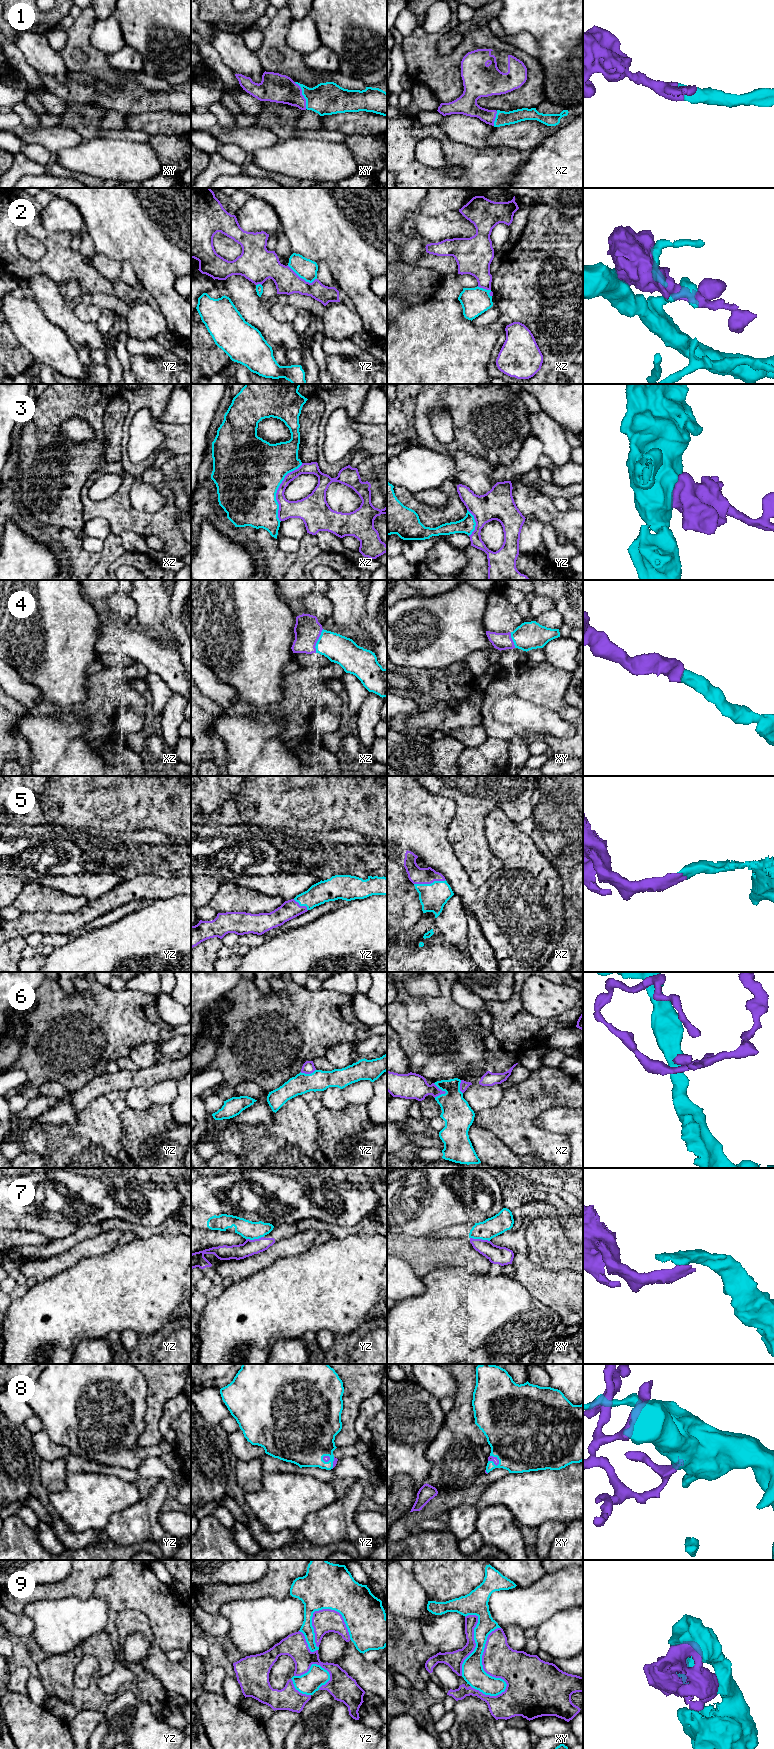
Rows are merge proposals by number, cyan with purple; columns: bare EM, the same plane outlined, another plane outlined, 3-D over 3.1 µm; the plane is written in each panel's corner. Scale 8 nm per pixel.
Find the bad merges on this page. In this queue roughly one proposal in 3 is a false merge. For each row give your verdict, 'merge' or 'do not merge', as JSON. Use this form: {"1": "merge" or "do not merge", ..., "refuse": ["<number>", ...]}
{"1": "merge", "2": "do not merge", "3": "do not merge", "4": "merge", "5": "merge", "6": "do not merge", "7": "do not merge", "8": "merge", "9": "do not merge", "refuse": ["2", "3", "6", "7", "9"]}

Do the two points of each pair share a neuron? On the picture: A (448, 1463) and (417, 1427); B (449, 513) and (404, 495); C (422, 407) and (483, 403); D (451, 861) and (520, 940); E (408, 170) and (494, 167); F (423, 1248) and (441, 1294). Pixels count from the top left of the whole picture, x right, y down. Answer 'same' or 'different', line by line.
A: different
B: same
C: same
D: same
E: same
F: different

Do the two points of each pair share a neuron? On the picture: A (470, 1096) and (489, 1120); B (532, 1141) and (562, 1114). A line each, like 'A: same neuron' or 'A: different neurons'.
A: different neurons
B: different neurons

